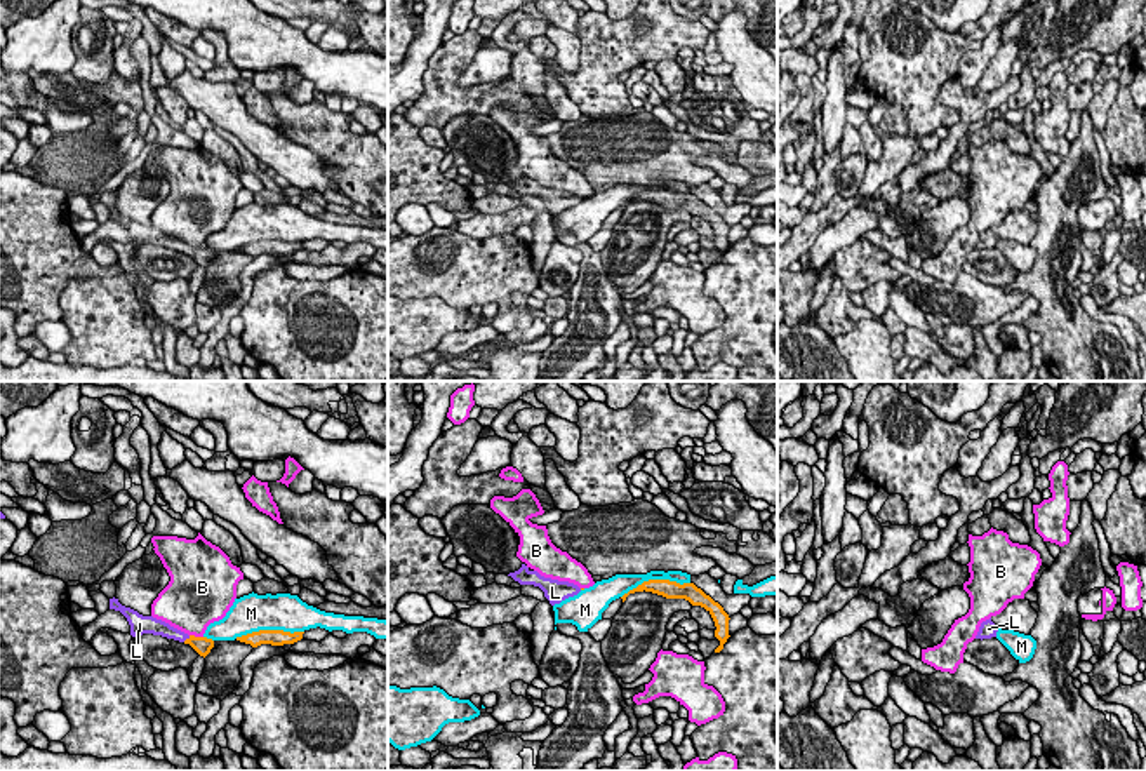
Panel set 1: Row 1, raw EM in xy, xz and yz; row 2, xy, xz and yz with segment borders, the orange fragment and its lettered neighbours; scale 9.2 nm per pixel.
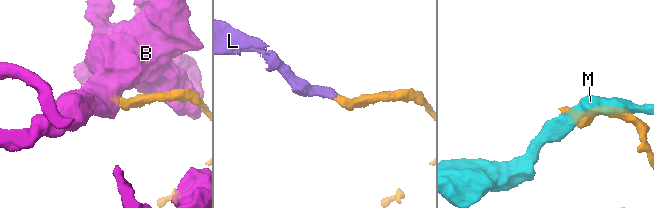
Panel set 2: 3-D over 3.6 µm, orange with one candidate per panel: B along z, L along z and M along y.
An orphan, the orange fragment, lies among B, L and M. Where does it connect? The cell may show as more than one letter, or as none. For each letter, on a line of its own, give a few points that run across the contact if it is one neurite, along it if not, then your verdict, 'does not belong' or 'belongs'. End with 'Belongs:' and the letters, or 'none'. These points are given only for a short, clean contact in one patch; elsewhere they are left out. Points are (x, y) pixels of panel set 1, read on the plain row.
B: line xy (190, 244), (202, 248); does not belong
L: line xy (200, 254), (186, 249), (162, 239); belongs
M: does not belong
Belongs: L

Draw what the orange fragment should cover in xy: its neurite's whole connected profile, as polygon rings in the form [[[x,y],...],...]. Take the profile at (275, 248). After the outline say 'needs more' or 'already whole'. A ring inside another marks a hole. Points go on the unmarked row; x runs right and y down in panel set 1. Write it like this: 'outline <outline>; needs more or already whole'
outline [[[259,240],[252,242],[242,247],[237,247],[237,251],[250,254],[252,258],[257,258],[261,254],[271,254],[271,256],[283,256],[283,254],[294,254],[303,249],[304,242],[283,242],[283,240]]]; already whole

